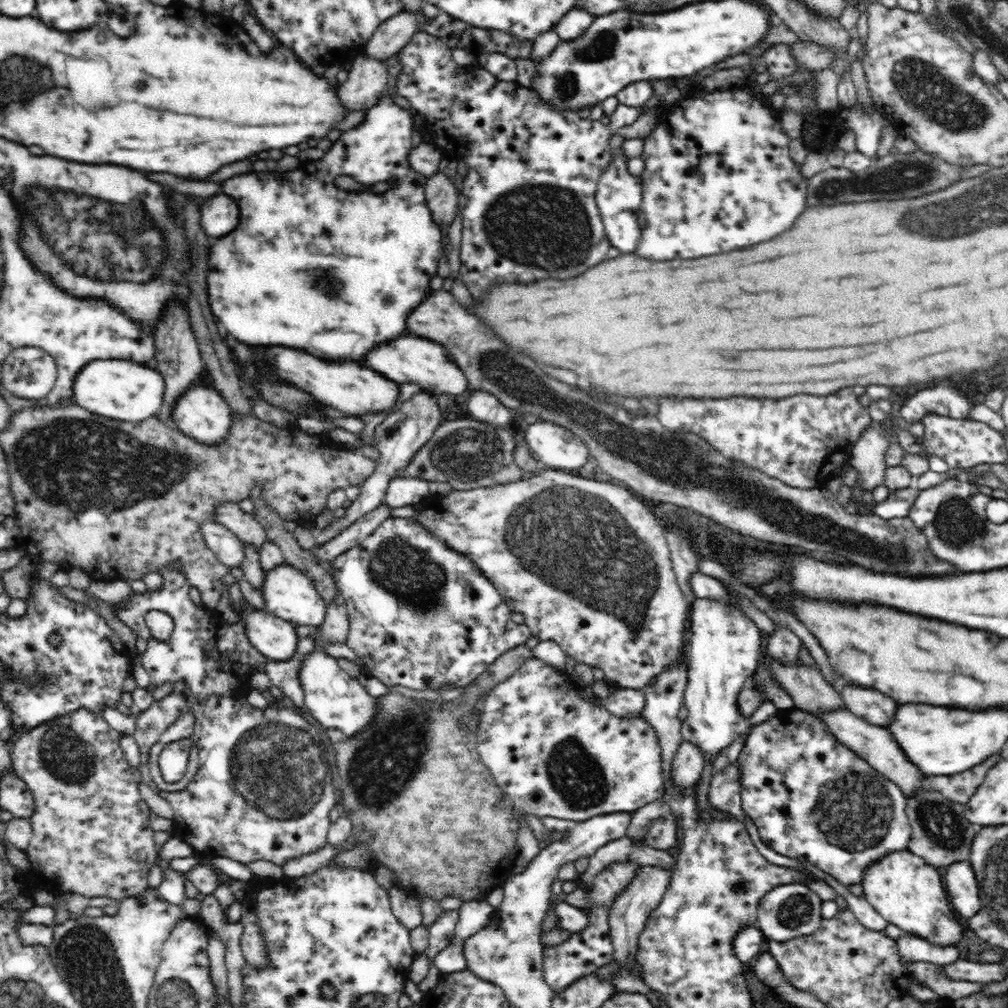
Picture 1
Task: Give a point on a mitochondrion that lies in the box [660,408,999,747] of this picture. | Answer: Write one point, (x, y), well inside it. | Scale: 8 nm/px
(957, 523)

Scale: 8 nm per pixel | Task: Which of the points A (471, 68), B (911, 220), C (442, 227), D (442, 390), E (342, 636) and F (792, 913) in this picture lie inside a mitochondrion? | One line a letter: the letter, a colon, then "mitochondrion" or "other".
A: other
B: mitochondrion
C: other
D: other
E: other
F: mitochondrion

